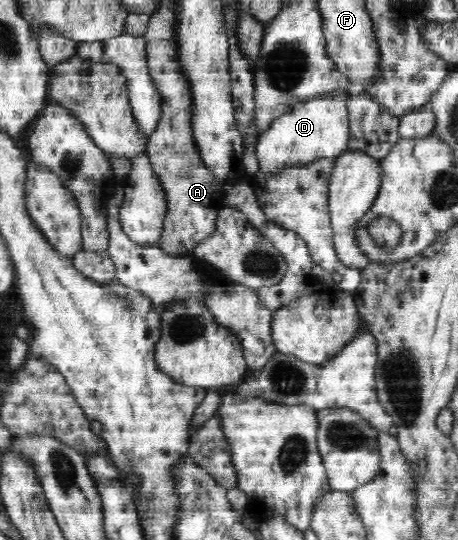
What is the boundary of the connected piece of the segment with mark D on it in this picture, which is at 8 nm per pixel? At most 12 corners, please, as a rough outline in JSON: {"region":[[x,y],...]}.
{"region":[[350,93],[293,106],[256,141],[260,171],[348,149]]}

